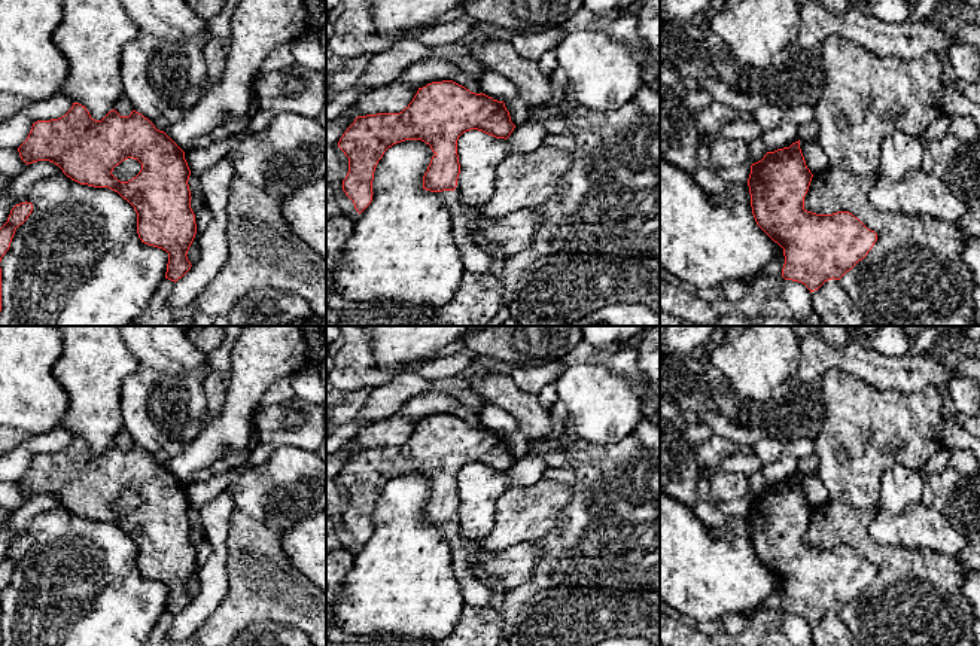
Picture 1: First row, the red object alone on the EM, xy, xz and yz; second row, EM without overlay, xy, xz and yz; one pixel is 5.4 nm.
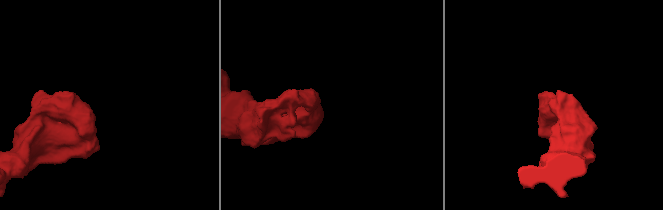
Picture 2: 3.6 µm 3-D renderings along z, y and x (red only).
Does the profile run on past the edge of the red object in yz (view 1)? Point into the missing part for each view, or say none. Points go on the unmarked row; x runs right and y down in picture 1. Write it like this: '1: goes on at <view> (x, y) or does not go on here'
1: does not go on here

